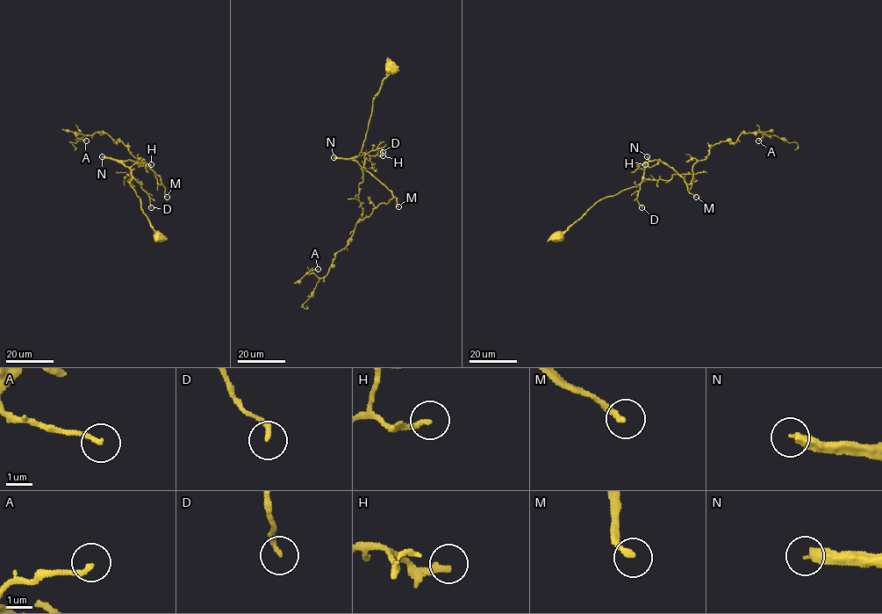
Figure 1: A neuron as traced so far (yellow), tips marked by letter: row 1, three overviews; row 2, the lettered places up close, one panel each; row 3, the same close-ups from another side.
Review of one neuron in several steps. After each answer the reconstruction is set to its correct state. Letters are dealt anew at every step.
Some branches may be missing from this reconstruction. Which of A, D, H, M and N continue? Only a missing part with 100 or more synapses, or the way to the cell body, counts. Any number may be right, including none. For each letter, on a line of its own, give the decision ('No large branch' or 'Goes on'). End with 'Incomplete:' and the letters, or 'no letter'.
A: No large branch
D: No large branch
H: No large branch
M: Goes on
N: Goes on
Incomplete: M, N

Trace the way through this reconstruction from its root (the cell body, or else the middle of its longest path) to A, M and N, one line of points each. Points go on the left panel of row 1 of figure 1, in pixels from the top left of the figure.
A: (158, 237), (121, 162), (141, 162), (160, 177), (159, 184), (148, 165), (106, 133), (76, 136), (86, 140)
M: (158, 237), (130, 184), (131, 170), (121, 162), (139, 162), (151, 169), (161, 178), (167, 197)
N: (158, 237), (155, 237), (155, 231), (141, 208), (140, 198), (130, 184), (130, 169), (114, 160), (102, 156)

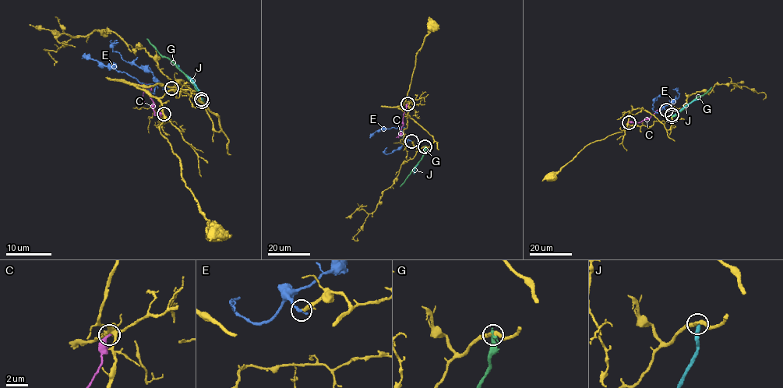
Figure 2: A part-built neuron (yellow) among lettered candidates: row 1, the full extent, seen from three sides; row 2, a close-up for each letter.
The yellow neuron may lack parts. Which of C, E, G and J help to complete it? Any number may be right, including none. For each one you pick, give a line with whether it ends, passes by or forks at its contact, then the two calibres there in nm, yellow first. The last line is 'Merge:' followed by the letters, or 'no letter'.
E: it ends there; 200 nm thick on the yellow side, 260 nm on the other
Merge: E

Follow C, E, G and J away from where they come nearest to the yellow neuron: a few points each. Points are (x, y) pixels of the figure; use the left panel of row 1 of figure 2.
C: (164, 114), (160, 117), (153, 114), (155, 104), (148, 89), (143, 93), (145, 102)
E: (171, 88), (157, 83), (153, 93), (124, 72), (117, 72), (90, 58), (82, 58)
G: (202, 102), (195, 86), (146, 39)
J: (201, 98), (201, 93), (177, 64)

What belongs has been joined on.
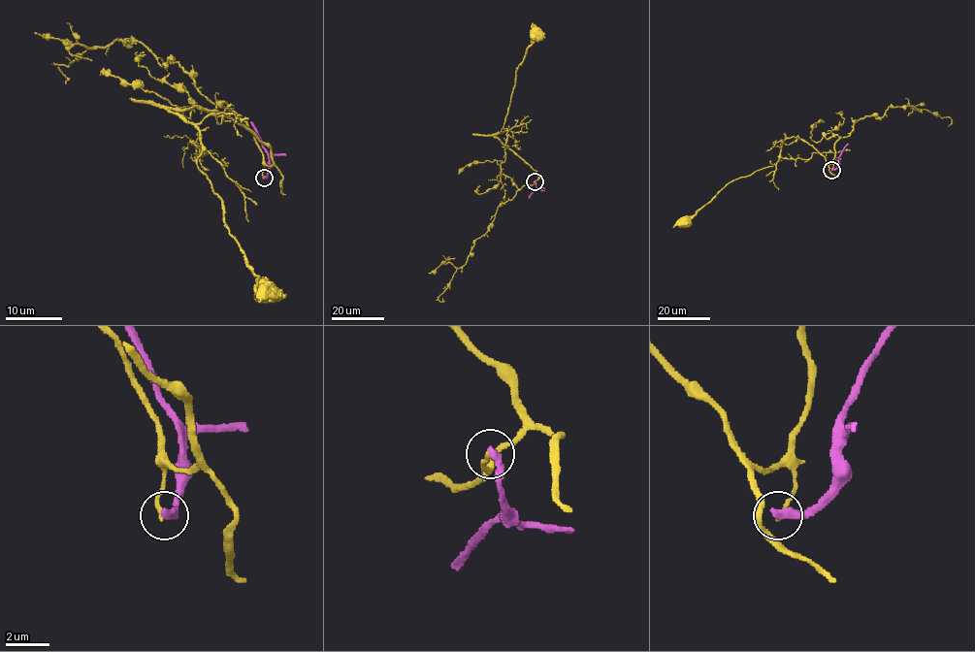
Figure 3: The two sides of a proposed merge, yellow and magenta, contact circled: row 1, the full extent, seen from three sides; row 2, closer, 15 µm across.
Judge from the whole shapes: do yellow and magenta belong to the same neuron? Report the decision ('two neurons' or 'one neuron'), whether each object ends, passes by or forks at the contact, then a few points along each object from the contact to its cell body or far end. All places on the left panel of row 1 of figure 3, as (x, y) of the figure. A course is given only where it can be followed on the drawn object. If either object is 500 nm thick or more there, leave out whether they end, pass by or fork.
two neurons; yellow ends there; magenta ends there; yellow runs (264, 178), (272, 151), (249, 130), (216, 112), (177, 112), (200, 134), (197, 166), (265, 291); magenta runs (264, 178), (268, 167), (268, 151), (250, 121)

